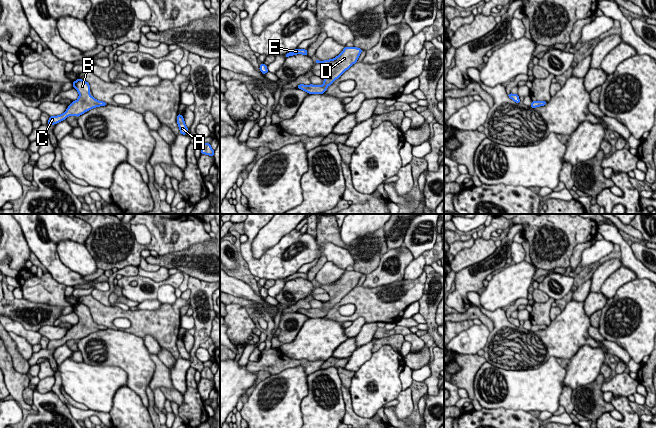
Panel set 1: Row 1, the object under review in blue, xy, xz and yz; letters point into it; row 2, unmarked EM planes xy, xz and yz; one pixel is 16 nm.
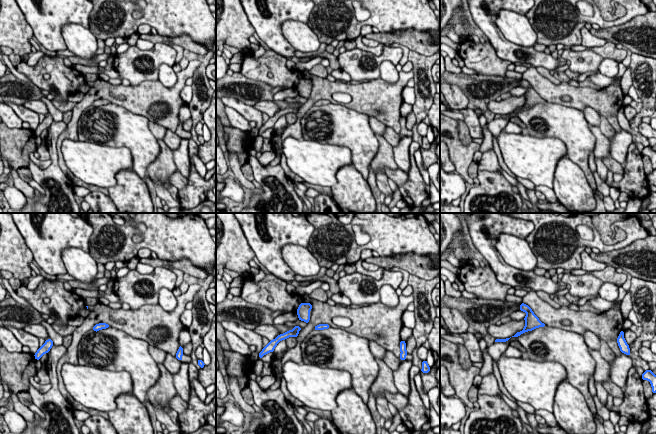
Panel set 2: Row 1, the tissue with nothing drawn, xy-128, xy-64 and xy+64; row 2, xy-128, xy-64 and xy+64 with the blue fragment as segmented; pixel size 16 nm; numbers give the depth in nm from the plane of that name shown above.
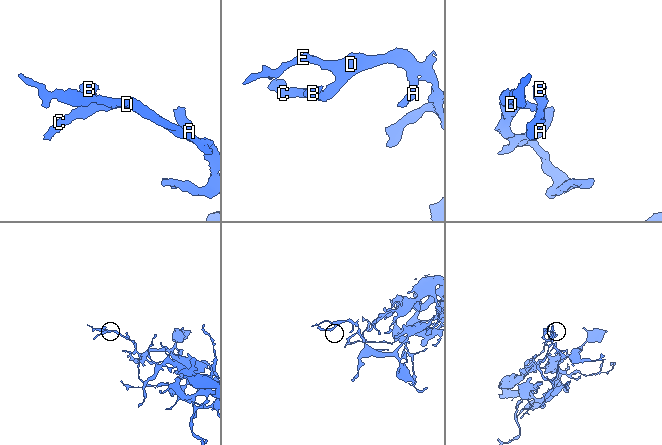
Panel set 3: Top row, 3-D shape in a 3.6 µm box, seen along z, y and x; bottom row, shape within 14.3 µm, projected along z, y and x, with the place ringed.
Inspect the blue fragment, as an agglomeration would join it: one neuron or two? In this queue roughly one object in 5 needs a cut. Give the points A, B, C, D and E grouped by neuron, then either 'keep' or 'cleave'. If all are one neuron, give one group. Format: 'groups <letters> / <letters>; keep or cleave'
groups A B C D E; keep

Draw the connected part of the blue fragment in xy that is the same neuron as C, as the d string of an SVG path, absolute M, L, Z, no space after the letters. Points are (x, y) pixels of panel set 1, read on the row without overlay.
M78 302L73 306L73 311L79 317L78 323L76 325L73 325L63 338L49 341L49 344L47 346L48 349L54 349L63 344L66 344L68 340L79 341L90 333L107 329L107 327L98 325L90 319L90 309L88 306Z

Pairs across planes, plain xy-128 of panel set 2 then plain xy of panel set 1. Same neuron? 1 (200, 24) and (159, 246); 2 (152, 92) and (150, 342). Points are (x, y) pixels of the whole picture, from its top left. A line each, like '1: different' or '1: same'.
1: same
2: different

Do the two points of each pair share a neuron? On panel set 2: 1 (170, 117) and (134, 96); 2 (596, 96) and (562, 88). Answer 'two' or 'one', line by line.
1: one
2: one

